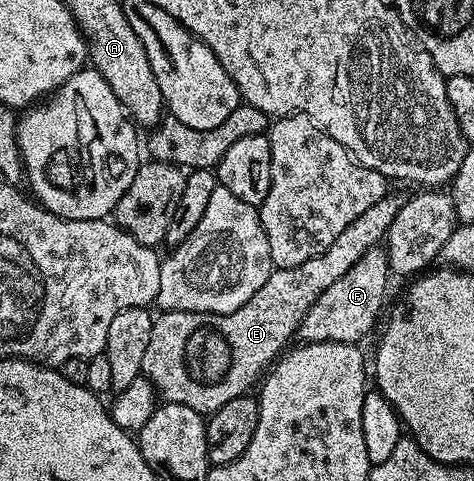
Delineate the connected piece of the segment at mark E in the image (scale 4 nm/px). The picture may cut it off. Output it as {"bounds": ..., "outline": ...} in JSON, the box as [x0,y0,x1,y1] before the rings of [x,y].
{"bounds":[142,196,399,416],"outline":[[[393,196],[376,200],[368,212],[348,224],[348,228],[332,240],[332,248],[312,256],[312,260],[304,260],[304,264],[271,270],[256,296],[240,304],[236,312],[197,314],[168,310],[159,313],[152,324],[152,336],[148,336],[142,374],[153,382],[155,391],[165,401],[184,404],[203,416],[213,414],[228,404],[228,400],[236,400],[247,393],[251,389],[249,386],[263,377],[267,367],[287,347],[286,341],[295,335],[308,308],[312,308],[312,304],[324,296],[324,291],[336,284],[336,280],[340,280],[340,276],[344,276],[364,252],[385,239],[399,205],[399,199]]]}

